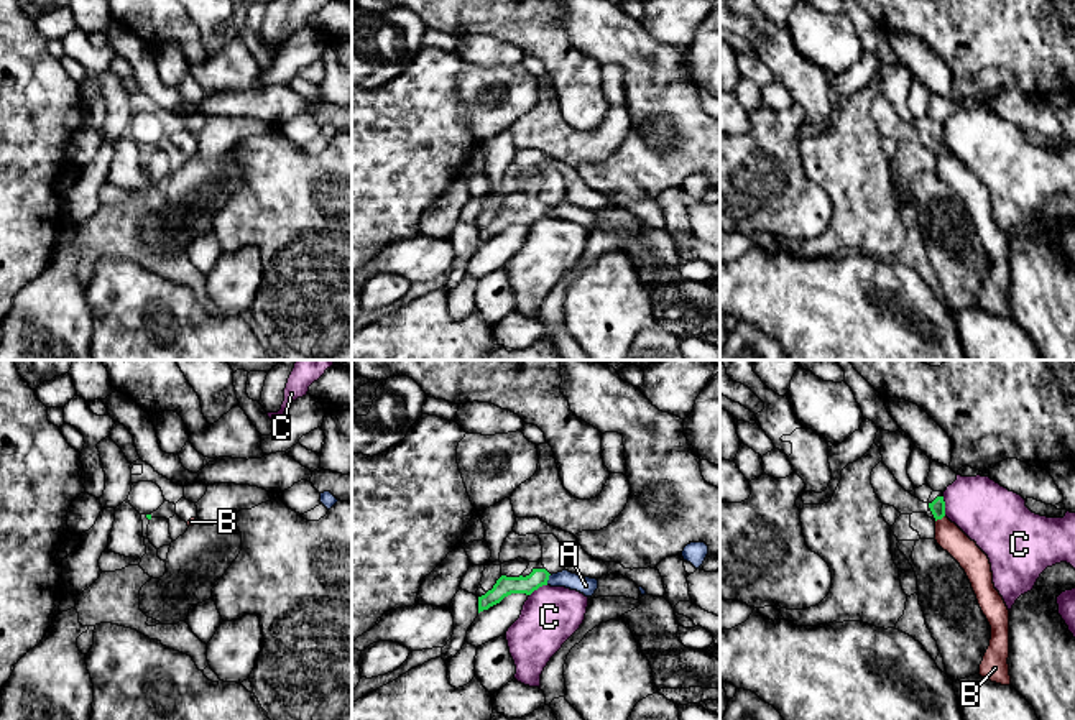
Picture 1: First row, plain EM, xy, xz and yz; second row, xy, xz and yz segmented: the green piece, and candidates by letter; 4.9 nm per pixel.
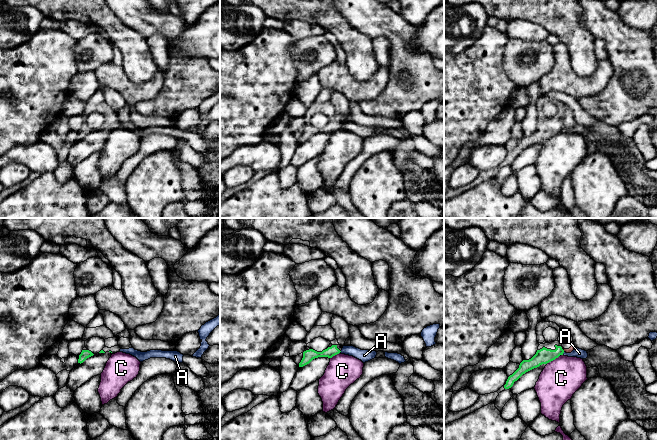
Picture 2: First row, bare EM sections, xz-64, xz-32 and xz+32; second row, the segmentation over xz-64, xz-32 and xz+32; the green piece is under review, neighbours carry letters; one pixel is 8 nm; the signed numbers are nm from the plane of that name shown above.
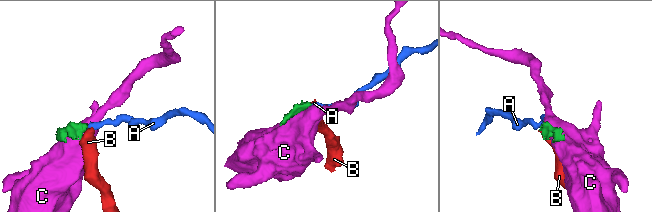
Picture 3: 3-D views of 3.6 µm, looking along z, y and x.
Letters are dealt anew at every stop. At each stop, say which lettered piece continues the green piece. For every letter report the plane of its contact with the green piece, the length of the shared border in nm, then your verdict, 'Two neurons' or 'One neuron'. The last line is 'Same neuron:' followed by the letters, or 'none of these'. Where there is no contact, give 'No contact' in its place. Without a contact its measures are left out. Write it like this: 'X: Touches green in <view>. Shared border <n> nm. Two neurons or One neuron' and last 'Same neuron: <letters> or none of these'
A: Touches green in xz. Shared border 60 nm. Two neurons
B: Touches green in yz. Shared border 60 nm. Two neurons
C: Touches green in yz. Shared border 100 nm. Two neurons
Same neuron: none of these

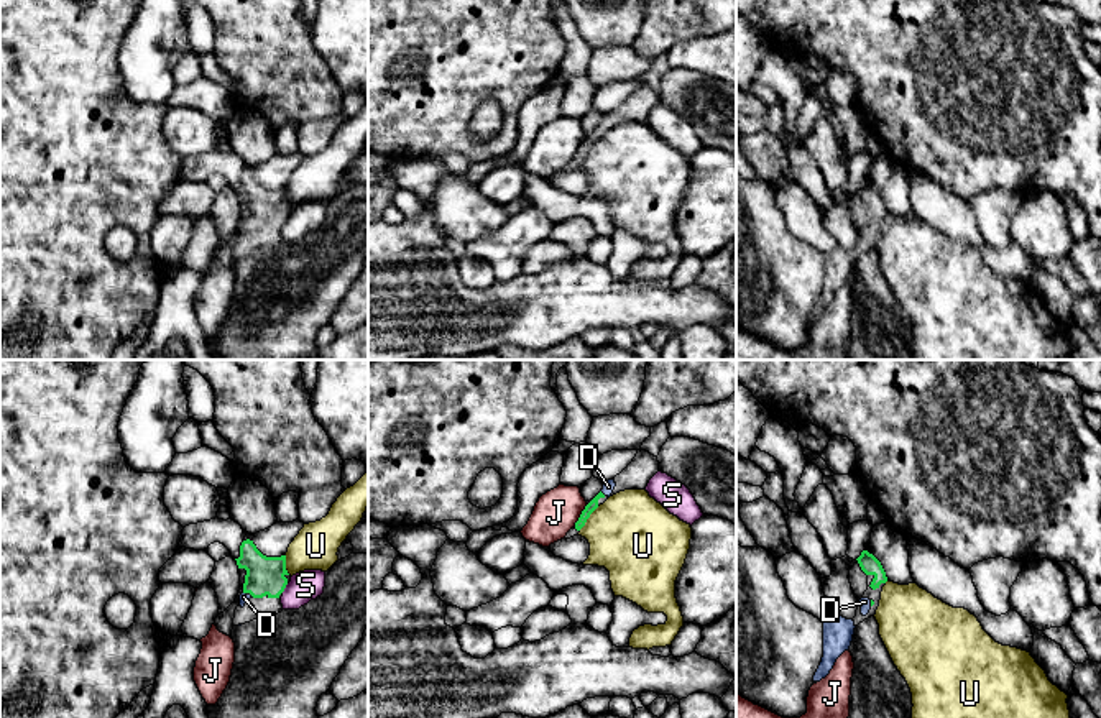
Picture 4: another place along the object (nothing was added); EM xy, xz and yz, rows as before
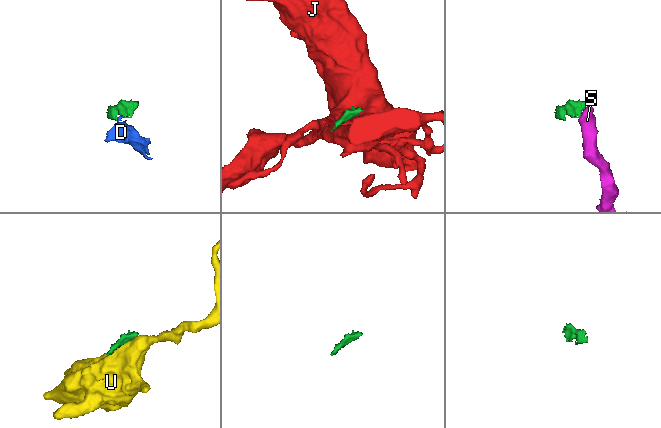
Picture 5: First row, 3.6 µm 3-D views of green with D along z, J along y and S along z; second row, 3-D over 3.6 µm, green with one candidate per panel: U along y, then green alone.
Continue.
D: Touches green in xz. Shared border 40 nm. One neuron
J: Touches green in xz. Shared border 120 nm. Two neurons
S: Touches green in xy. Shared border 60 nm. Two neurons
U: Touches green in xz. Shared border 160 nm. Two neurons
Same neuron: D

